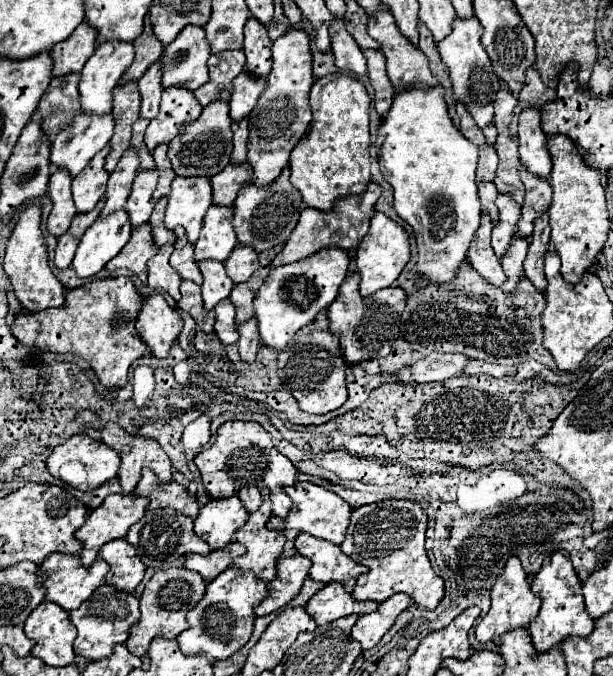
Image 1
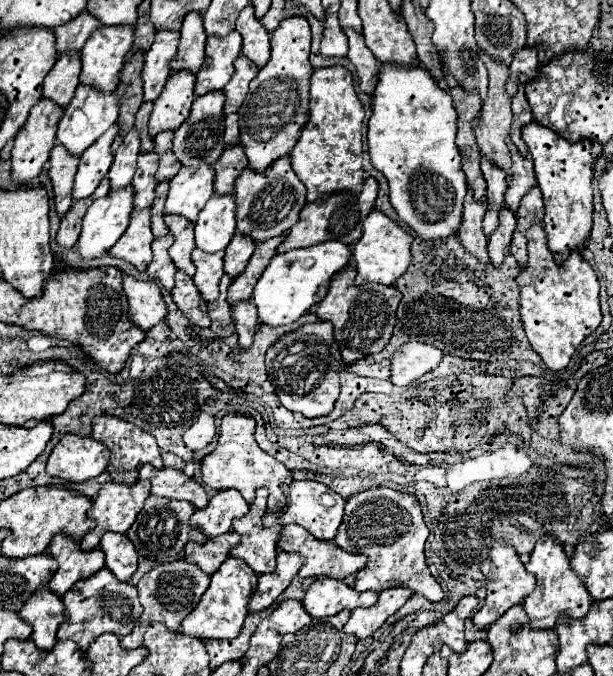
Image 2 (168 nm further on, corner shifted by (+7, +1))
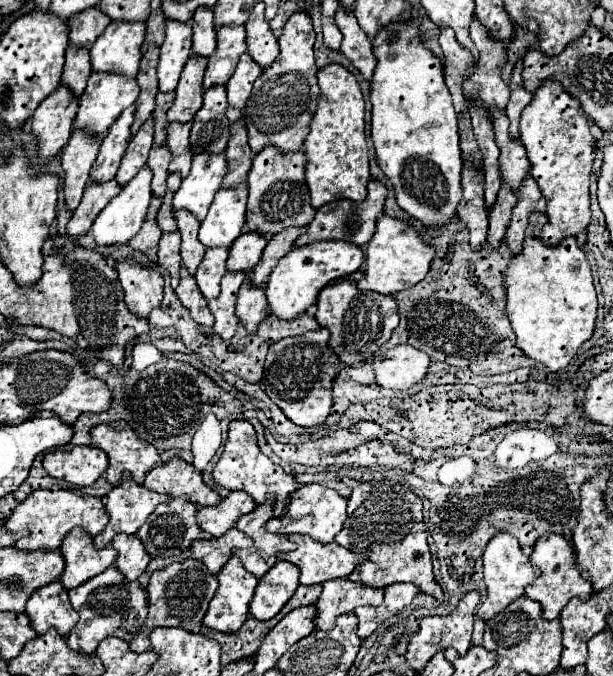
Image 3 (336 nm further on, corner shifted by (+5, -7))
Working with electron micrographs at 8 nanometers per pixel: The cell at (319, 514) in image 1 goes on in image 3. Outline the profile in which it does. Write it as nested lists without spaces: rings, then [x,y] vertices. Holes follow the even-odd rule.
[[[320,484],[302,486],[292,494],[286,520],[288,524],[284,526],[284,534],[308,534],[318,542],[332,542],[346,520],[346,498],[342,498],[336,490]]]

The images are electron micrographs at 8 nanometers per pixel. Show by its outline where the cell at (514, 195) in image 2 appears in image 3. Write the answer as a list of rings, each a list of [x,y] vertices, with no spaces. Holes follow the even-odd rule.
[[[494,108],[494,132],[496,132],[496,144],[500,148],[500,170],[506,184],[510,184],[512,190],[518,190],[518,184],[522,184],[524,176],[530,172],[530,160],[526,156],[526,148],[522,142],[512,140],[508,136],[508,116],[504,110]]]

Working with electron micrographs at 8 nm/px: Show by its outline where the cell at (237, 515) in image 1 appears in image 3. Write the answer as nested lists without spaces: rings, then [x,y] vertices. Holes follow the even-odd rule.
[[[236,490],[230,492],[220,504],[216,506],[202,506],[198,508],[198,524],[202,530],[210,532],[214,538],[222,536],[230,526],[236,526],[236,520],[256,508],[256,502],[250,494]]]

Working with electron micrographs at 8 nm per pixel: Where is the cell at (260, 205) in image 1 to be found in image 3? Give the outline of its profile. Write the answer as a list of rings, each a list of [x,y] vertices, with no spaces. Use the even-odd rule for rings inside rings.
[[[266,146],[254,156],[250,176],[248,176],[248,212],[246,230],[262,234],[278,234],[288,226],[308,226],[316,214],[310,204],[310,194],[304,178],[308,156],[298,152],[280,152],[274,146]]]

